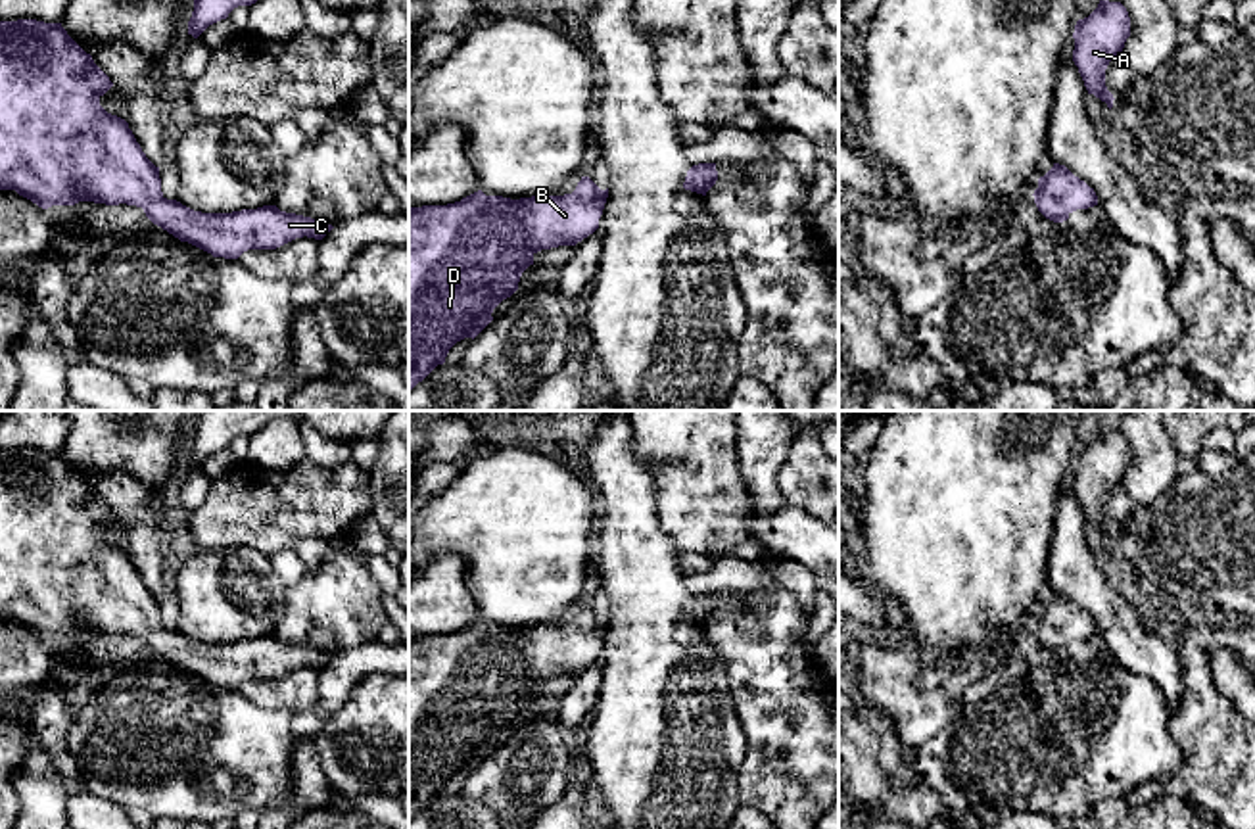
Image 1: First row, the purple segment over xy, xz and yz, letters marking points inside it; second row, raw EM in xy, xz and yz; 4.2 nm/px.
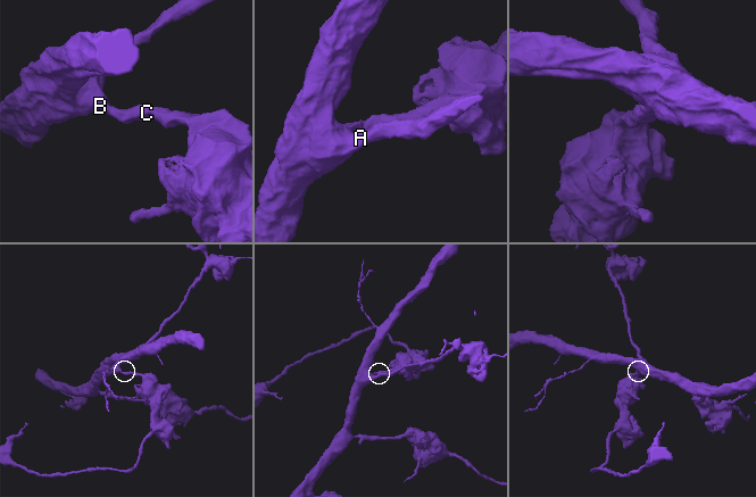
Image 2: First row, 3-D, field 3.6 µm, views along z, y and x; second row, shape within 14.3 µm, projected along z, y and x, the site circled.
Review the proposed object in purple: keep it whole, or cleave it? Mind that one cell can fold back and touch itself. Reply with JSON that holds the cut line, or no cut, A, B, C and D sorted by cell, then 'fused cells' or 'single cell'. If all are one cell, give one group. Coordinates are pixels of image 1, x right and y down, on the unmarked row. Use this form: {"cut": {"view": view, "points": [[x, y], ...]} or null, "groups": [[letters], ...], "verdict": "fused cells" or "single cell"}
{"cut": null, "groups": [["A", "B", "C", "D"]], "verdict": "single cell"}

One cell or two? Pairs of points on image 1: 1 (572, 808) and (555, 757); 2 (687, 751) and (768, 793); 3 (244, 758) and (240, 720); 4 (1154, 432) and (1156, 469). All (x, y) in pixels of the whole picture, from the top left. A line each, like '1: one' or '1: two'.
1: two
2: two
3: one
4: one

